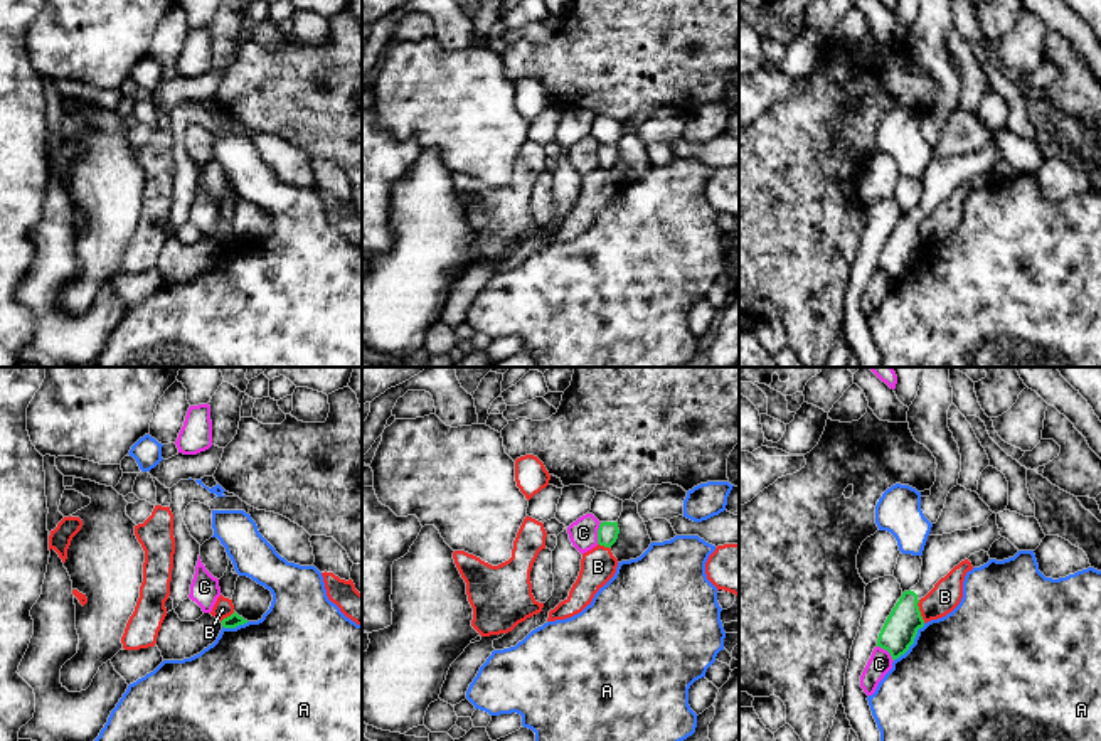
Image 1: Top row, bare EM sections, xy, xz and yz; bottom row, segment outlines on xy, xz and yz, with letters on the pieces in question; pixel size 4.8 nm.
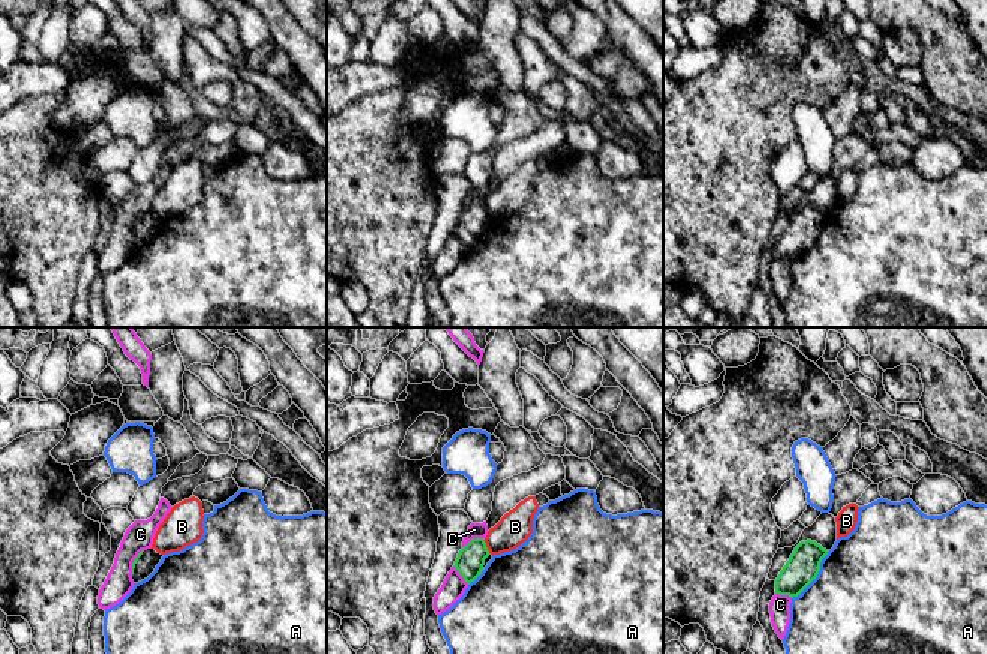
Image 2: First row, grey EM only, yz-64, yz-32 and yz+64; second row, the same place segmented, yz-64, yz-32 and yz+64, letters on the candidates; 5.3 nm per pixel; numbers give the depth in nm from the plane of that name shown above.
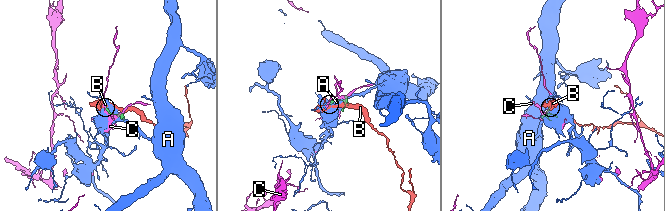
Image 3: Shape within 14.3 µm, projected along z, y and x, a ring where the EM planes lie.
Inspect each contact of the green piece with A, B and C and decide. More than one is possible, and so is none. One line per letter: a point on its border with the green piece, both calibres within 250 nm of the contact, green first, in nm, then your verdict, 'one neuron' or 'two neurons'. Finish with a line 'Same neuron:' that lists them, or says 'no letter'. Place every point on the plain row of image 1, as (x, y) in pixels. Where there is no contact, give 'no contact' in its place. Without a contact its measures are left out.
A: contact yz (913, 265); calibres 160 and 500 nm; two neurons
B: contact yz (920, 234); calibres 160 and 150 nm; two neurons
C: contact xz (598, 155); calibres 100 and 140 nm; two neurons
Same neuron: no letter

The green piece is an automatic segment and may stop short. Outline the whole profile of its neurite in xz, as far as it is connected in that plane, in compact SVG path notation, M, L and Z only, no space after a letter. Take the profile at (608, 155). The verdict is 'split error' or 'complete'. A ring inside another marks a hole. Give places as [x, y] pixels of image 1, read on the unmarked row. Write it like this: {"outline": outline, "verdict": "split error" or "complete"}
{"outline": "M601 145L598 152L598 167L611 170L618 162L618 145Z", "verdict": "complete"}

